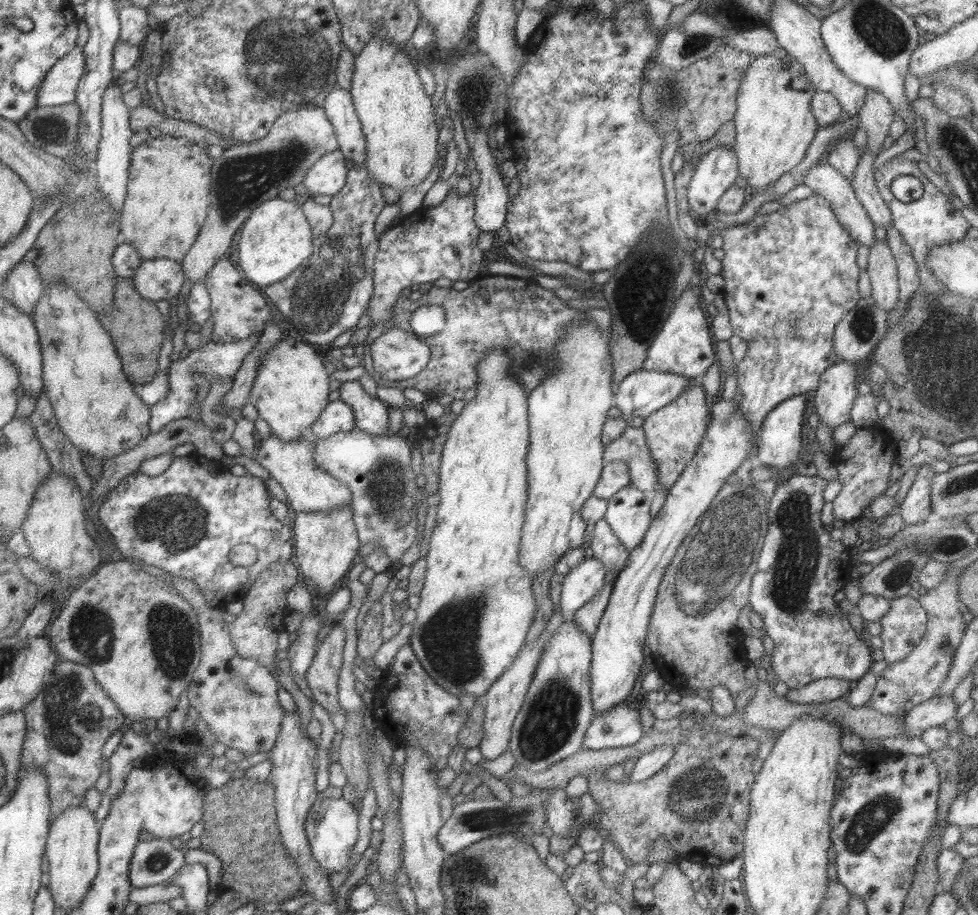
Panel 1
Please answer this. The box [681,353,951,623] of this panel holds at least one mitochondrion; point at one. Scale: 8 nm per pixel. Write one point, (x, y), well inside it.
(798, 560)

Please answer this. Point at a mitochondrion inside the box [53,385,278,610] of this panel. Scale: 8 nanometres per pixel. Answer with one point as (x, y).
(149, 525)

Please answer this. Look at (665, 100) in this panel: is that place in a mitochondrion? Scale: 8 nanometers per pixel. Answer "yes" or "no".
yes

